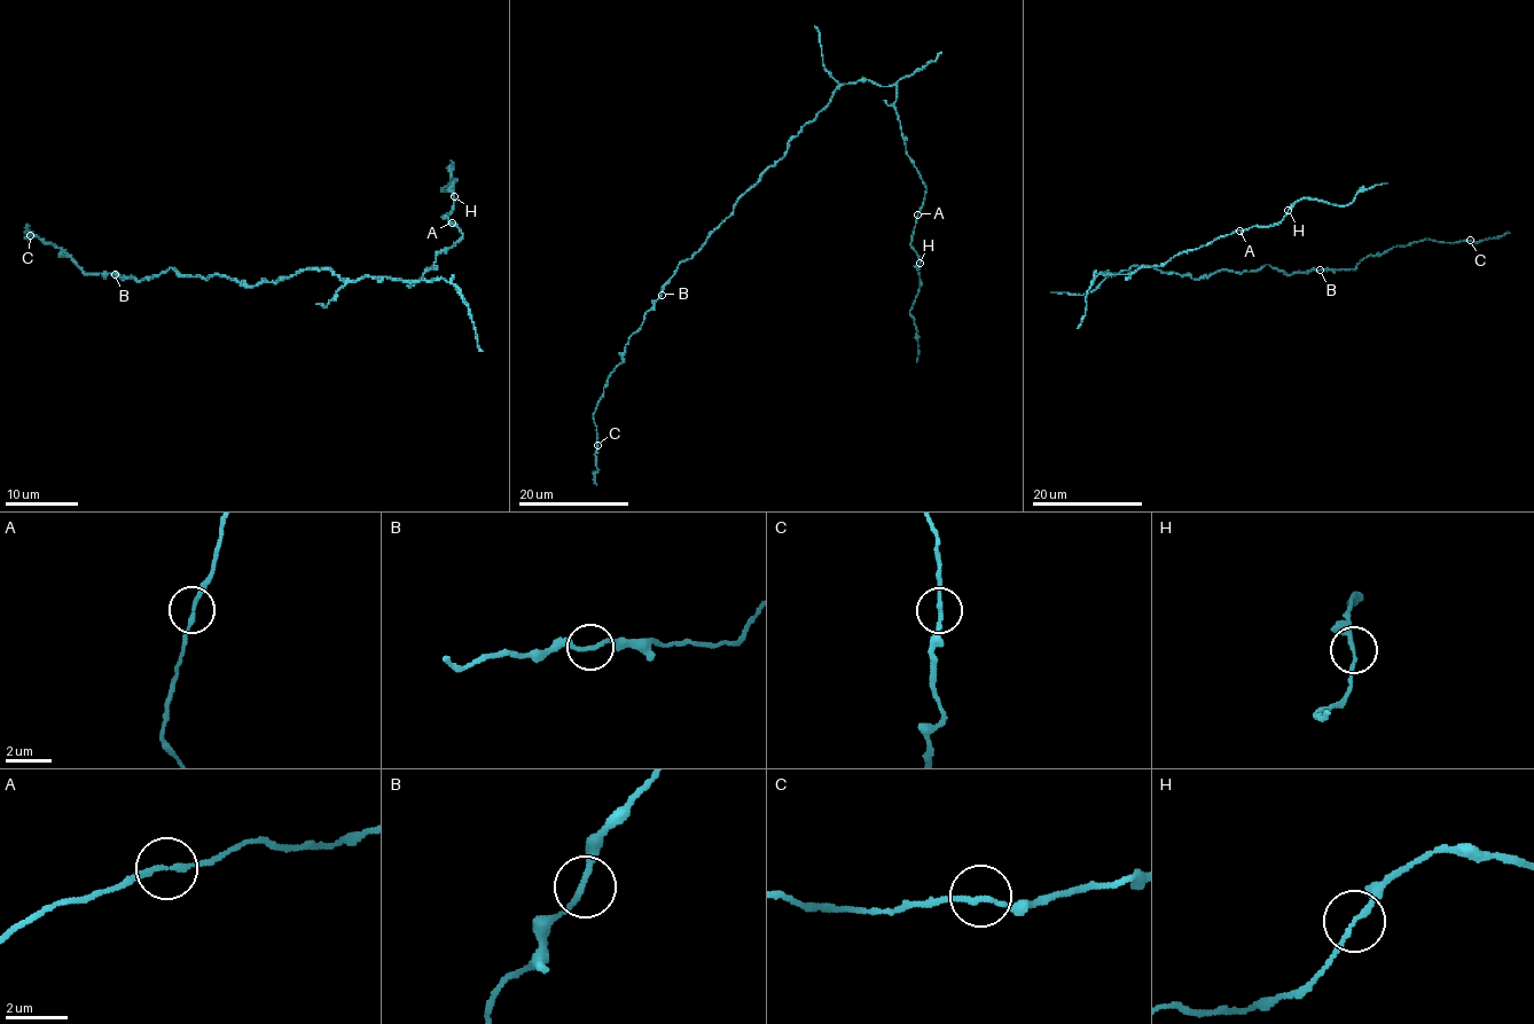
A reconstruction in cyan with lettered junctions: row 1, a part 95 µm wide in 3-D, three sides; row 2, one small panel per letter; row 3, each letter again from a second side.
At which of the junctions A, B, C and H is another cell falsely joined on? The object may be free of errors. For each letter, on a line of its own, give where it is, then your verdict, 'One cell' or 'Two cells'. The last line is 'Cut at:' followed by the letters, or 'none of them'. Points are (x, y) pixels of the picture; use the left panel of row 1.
A: Place: (452, 223). One cell
B: Place: (115, 274). One cell
C: Place: (30, 235). Two cells
H: Place: (454, 196). One cell
Cut at: C

